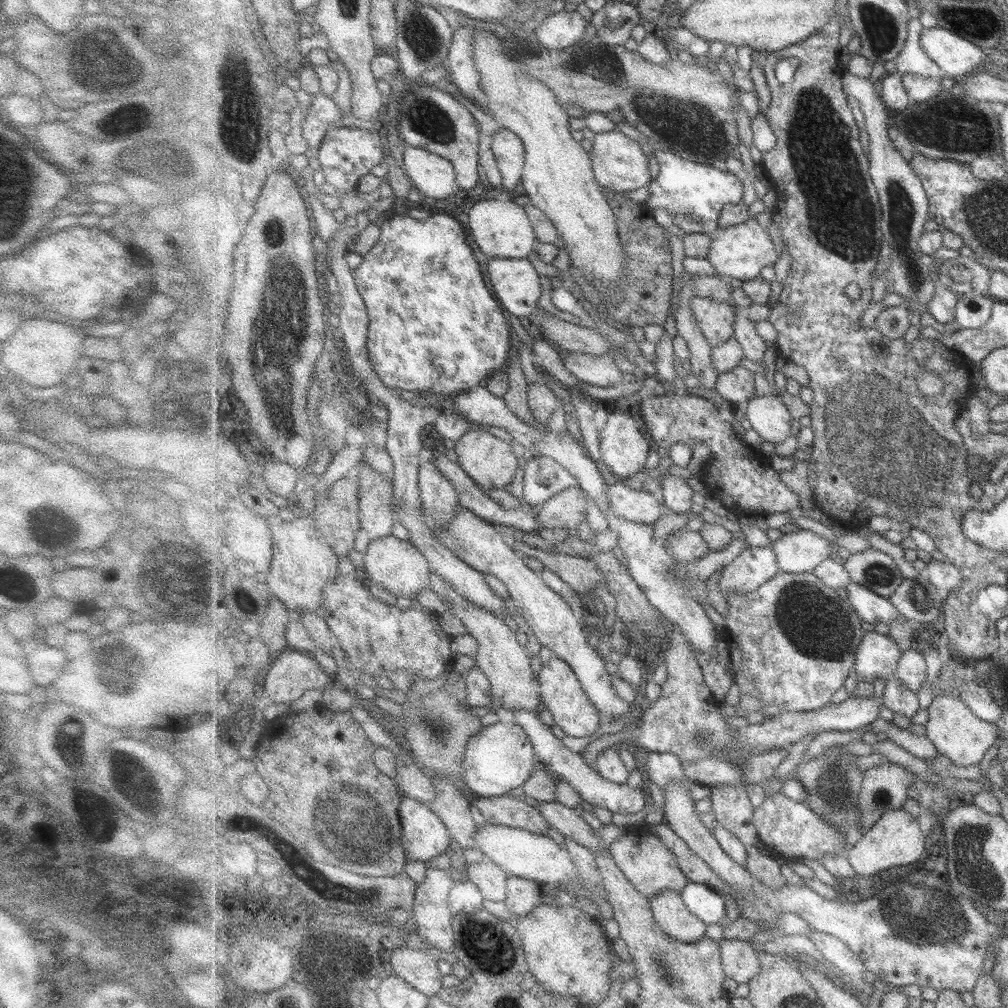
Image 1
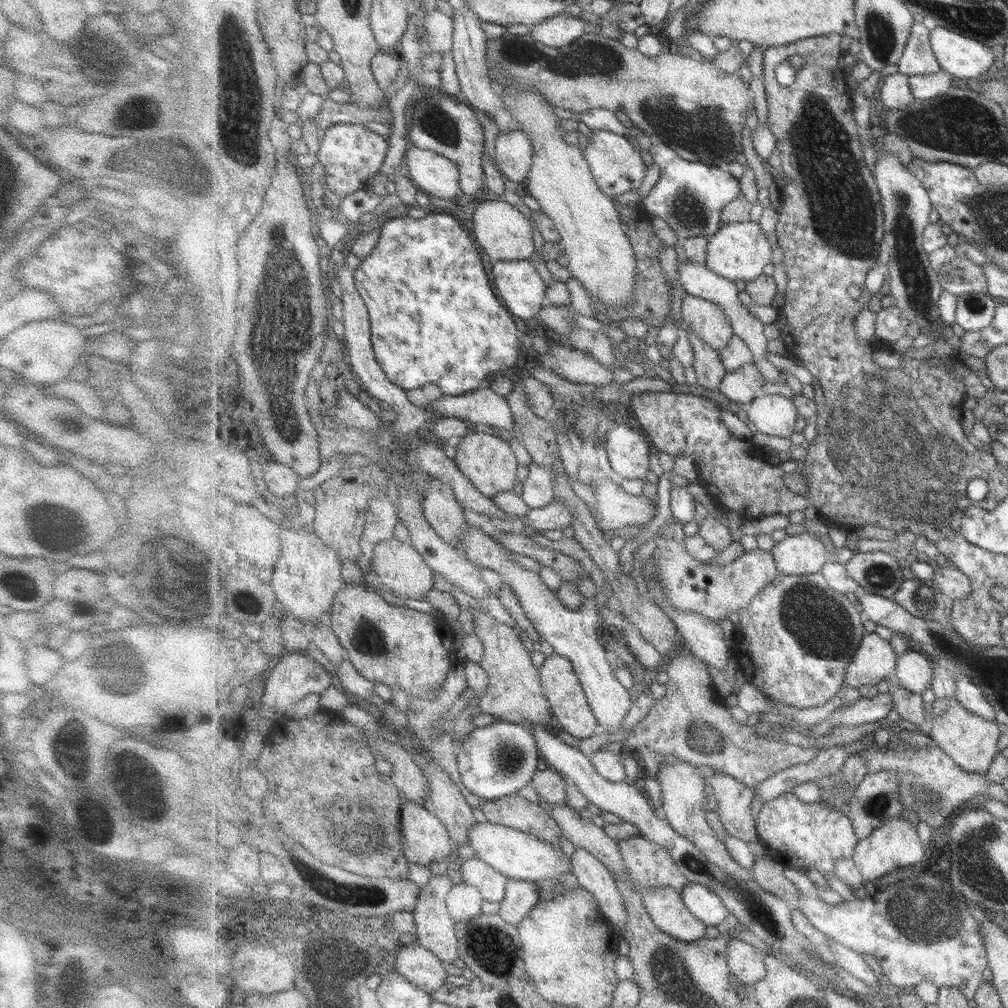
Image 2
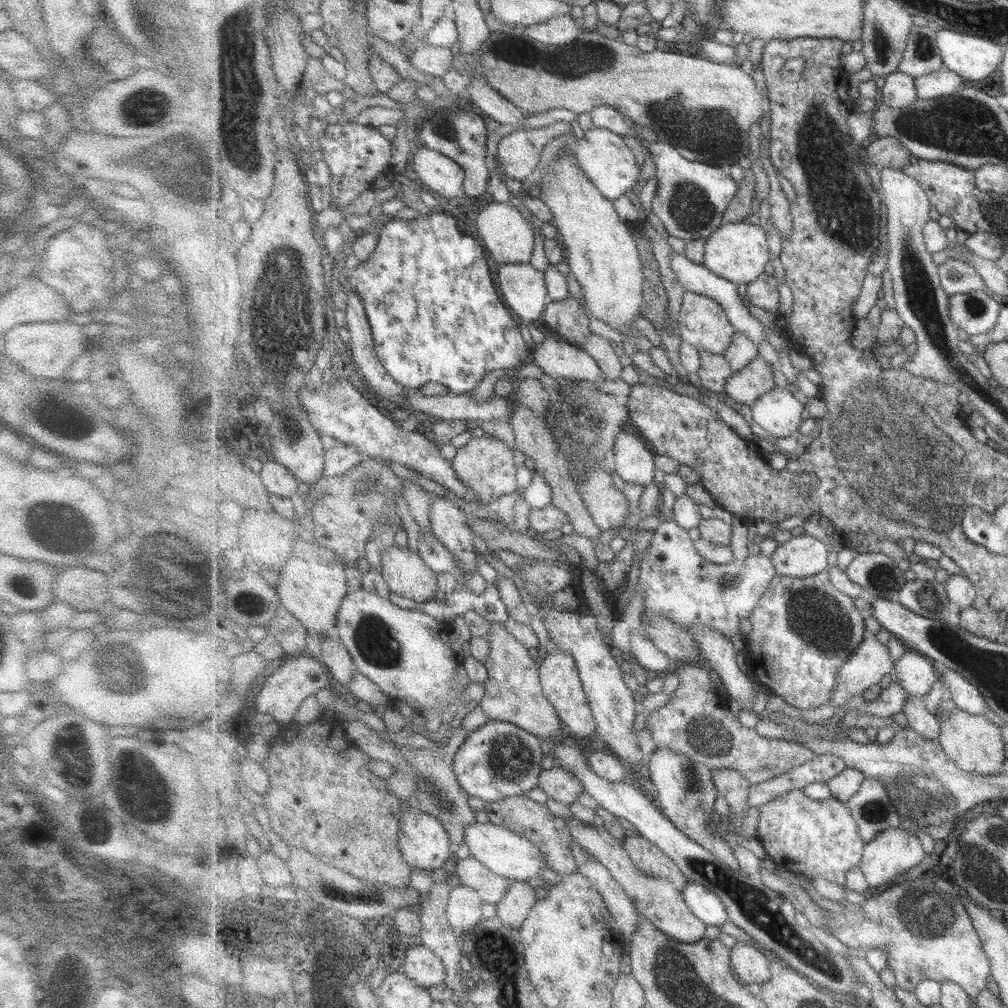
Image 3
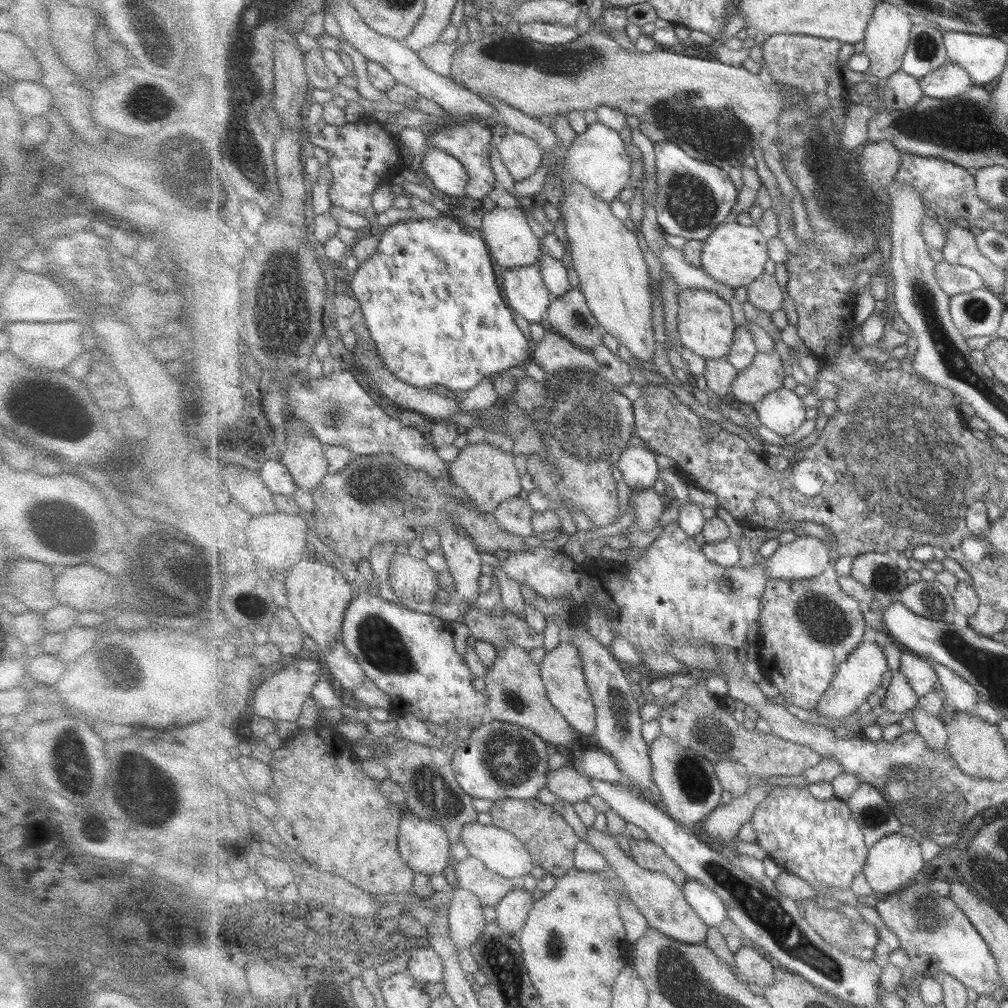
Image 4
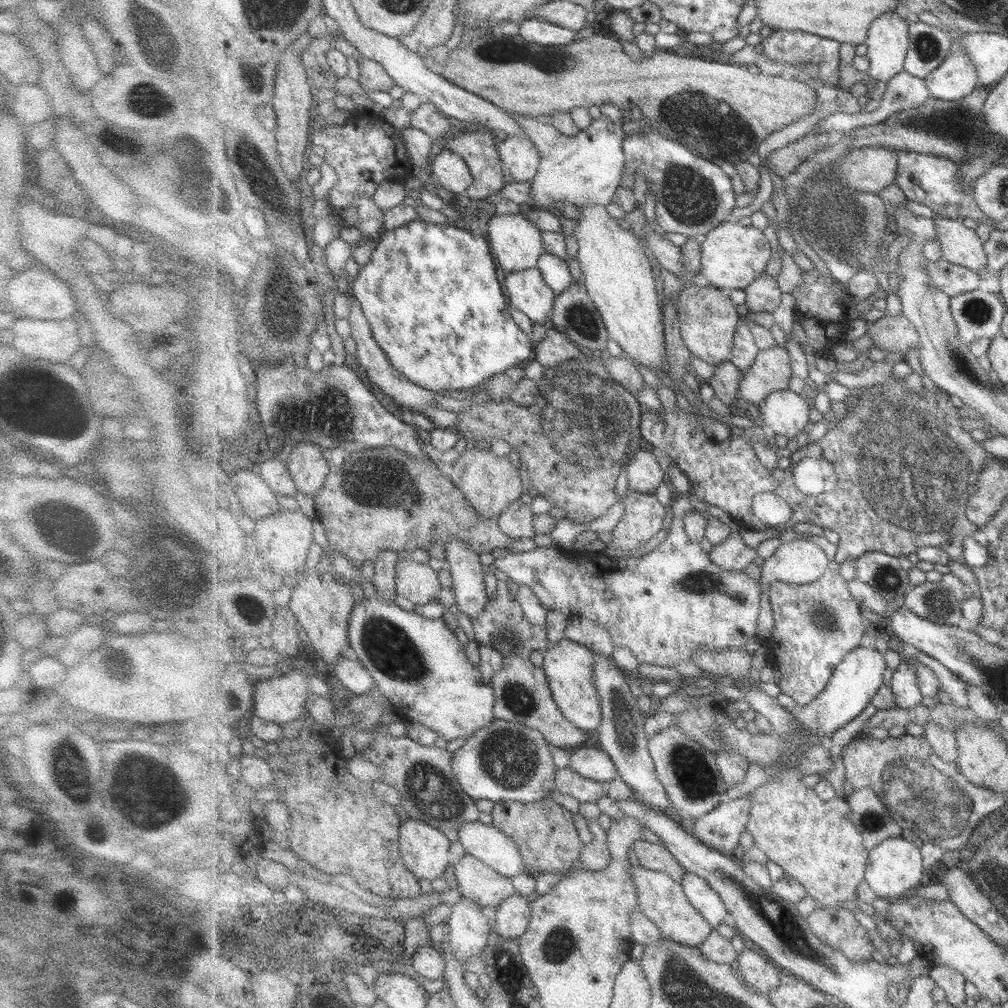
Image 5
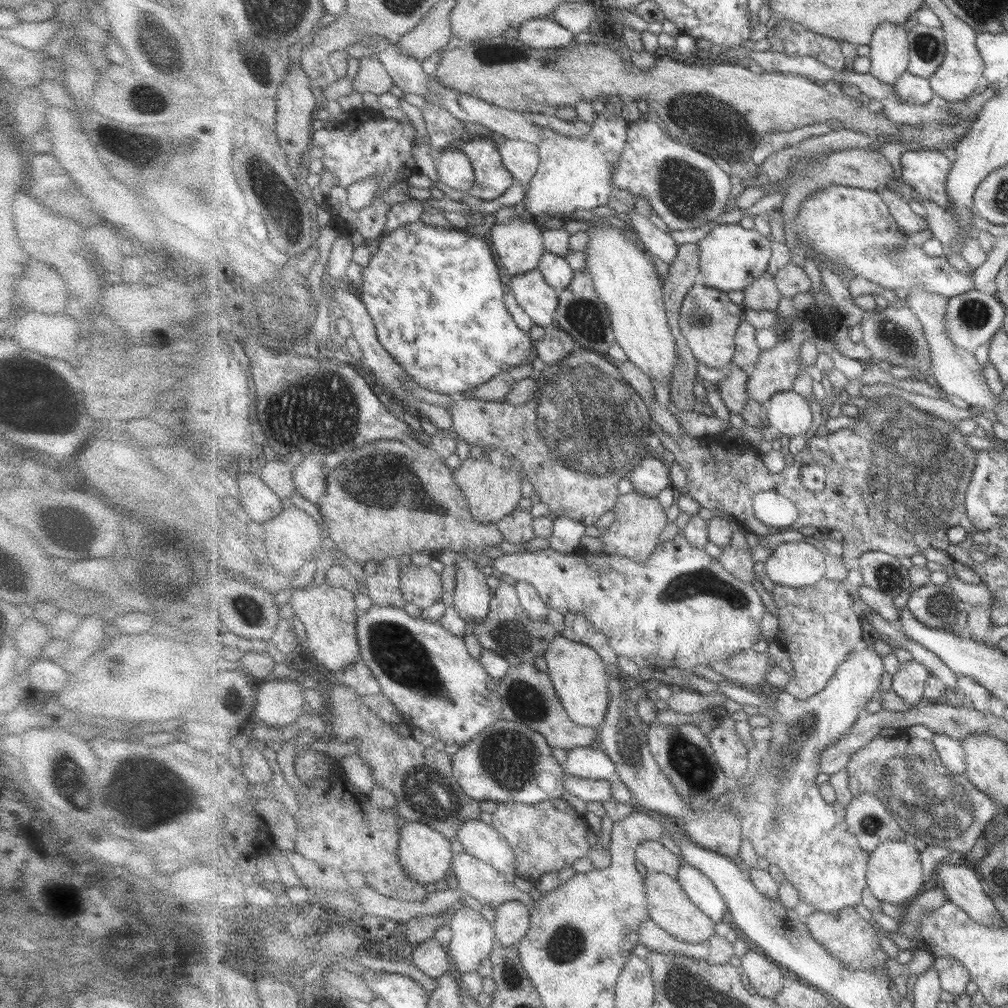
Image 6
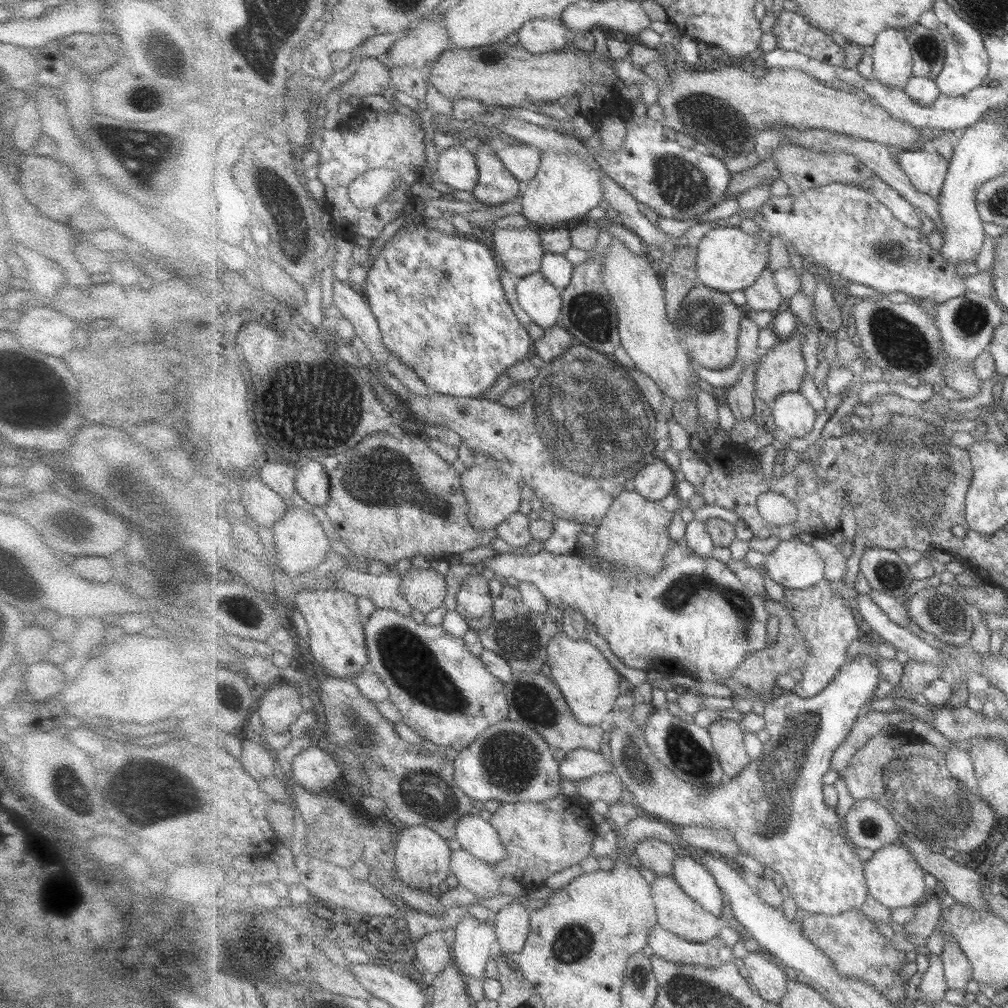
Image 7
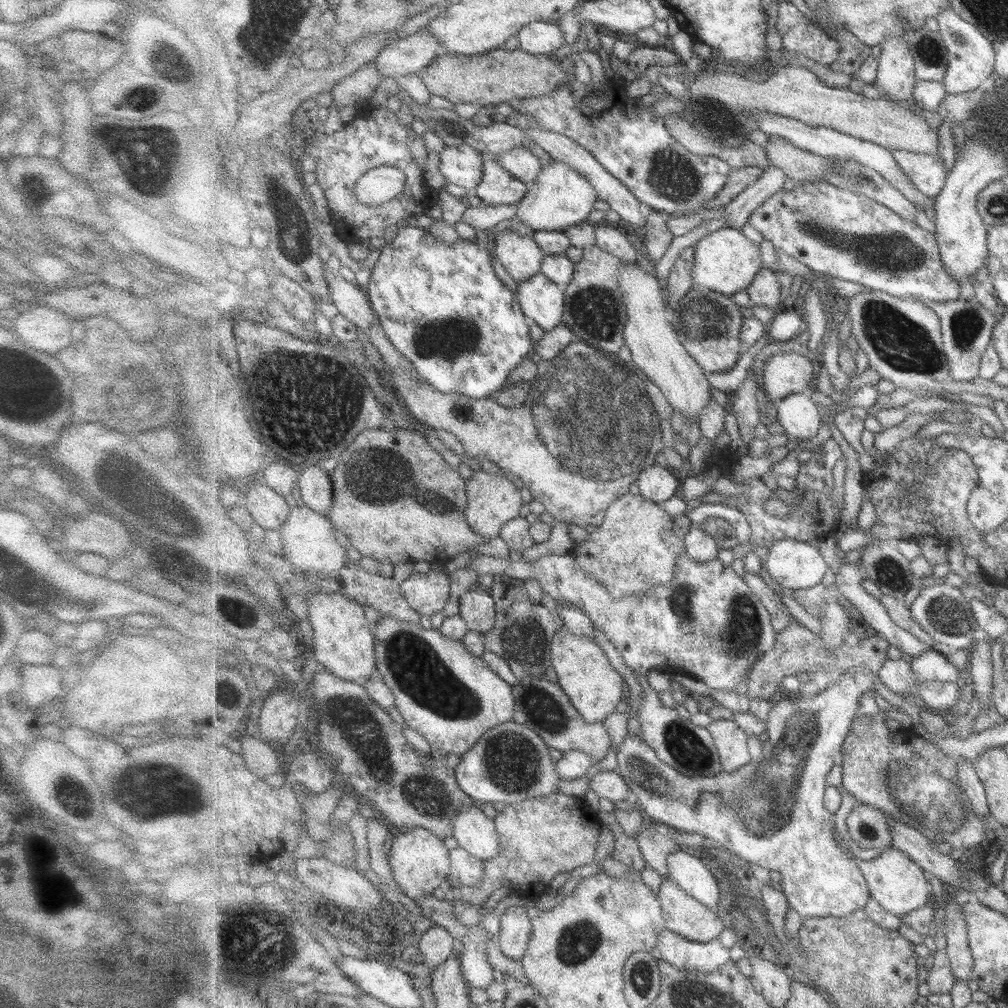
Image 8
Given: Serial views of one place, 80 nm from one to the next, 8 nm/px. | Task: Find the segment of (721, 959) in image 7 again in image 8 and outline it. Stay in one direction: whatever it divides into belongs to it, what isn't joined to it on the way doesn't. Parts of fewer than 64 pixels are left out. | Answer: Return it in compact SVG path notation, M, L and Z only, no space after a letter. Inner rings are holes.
M669 930L659 932L656 950L664 962L679 970L696 970L709 974L731 961L731 950L718 939L699 943L685 939Z

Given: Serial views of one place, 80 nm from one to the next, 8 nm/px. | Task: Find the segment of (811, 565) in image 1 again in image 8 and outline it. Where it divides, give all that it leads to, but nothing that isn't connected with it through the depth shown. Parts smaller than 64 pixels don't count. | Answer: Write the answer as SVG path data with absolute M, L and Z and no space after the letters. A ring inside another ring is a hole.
M785 539L768 548L765 567L771 579L788 591L818 586L829 566L819 547Z

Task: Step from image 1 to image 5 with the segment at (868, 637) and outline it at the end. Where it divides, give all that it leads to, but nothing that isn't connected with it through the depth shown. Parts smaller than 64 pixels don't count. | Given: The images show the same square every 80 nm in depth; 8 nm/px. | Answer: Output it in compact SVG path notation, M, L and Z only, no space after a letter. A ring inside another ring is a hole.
M865 642L852 650L843 662L835 667L834 676L831 677L826 689L811 704L801 706L782 692L776 699L801 723L801 727L808 734L830 738L839 728L853 722L869 706L871 699L883 686L883 672L887 668L885 655L879 653L869 642Z

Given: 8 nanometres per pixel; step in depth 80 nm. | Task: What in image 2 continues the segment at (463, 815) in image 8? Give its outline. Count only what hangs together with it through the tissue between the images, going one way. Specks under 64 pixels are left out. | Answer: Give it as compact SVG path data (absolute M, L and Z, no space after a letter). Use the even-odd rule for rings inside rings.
M485 821L474 824L468 837L470 838L469 845L474 849L475 856L510 879L535 882L541 885L549 880L555 882L555 878L559 881L565 873L572 872L569 856L559 854L554 846L533 834L525 834L521 830Z

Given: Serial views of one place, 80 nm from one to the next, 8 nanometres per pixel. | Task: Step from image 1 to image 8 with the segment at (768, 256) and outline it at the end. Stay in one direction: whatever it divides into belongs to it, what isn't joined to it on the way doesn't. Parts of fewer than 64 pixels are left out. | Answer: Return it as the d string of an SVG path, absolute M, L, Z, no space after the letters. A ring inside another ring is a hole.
M721 228L703 237L695 246L695 266L693 267L694 288L703 288L733 297L751 286L764 267L761 261L761 246L743 236L743 232L731 228Z

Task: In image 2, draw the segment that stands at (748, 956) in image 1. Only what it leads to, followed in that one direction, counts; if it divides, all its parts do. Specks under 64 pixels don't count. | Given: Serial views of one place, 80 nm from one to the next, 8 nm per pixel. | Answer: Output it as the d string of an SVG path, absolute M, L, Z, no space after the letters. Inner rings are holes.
M729 939L727 944L727 964L740 986L754 986L763 981L767 975L765 955L759 950L741 942L738 939Z

